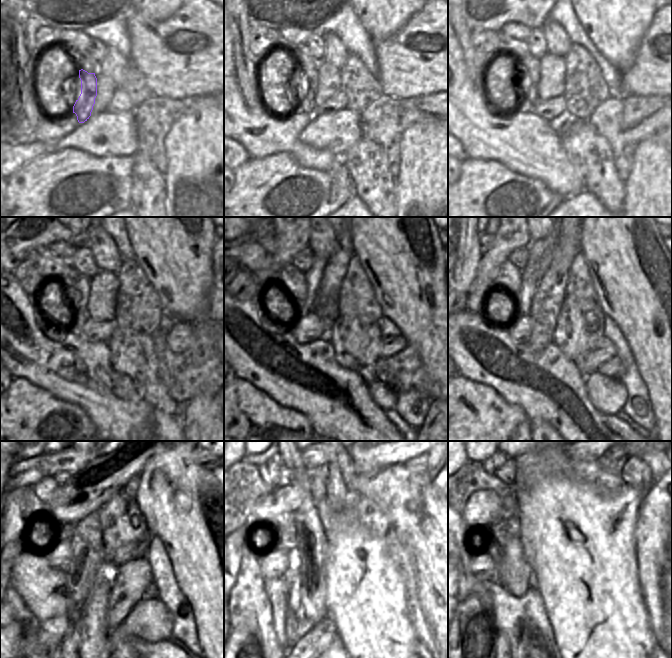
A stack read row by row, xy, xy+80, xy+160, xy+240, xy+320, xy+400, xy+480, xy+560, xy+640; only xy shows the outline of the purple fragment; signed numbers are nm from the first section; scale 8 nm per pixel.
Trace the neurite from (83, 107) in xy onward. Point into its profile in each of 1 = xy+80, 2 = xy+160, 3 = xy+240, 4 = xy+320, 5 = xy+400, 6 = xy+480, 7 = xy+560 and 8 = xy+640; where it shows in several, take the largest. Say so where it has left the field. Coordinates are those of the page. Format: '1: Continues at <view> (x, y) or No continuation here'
1: Continues at xy+80 (306, 104)
2: Continues at xy+160 (530, 65)
3: Continues at xy+240 (77, 286)
4: Continues at xy+320 (292, 280)
5: Continues at xy+400 (508, 278)
6: Continues at xy+480 (44, 489)
7: Continues at xy+560 (269, 471)
8: Continues at xy+640 (496, 461)

